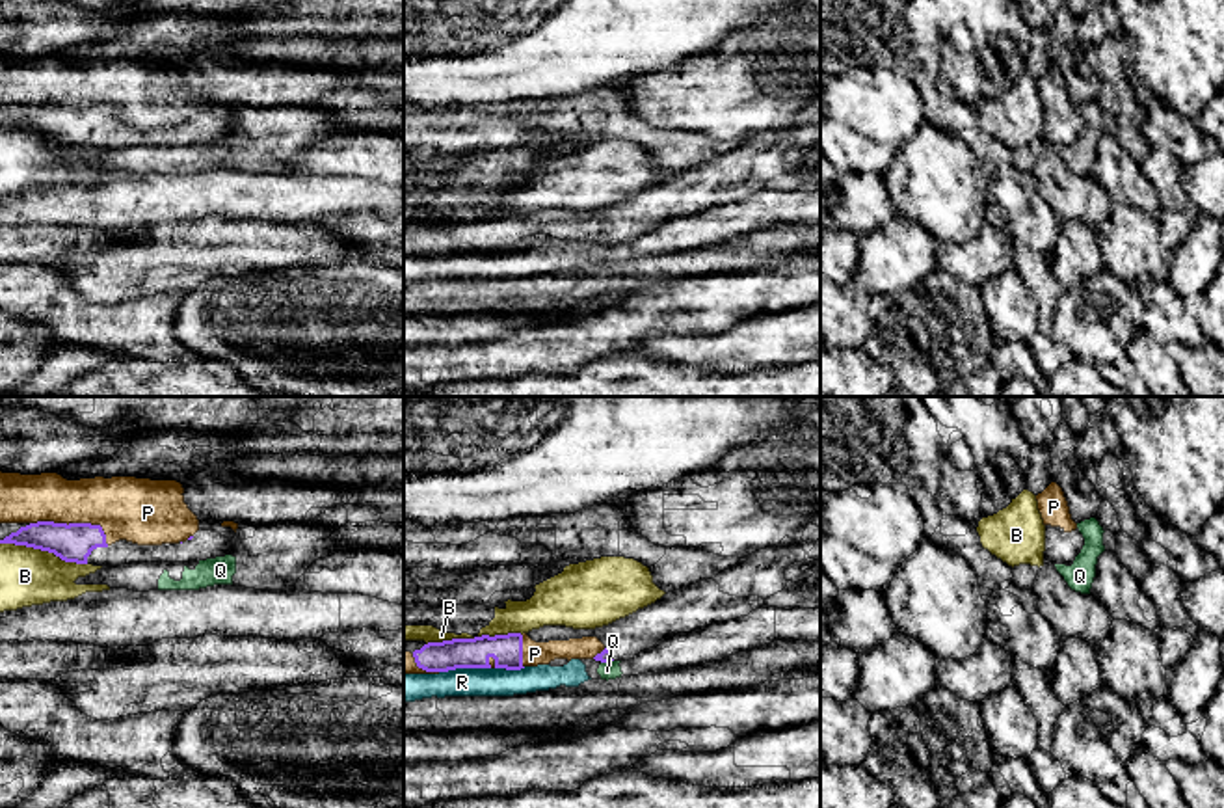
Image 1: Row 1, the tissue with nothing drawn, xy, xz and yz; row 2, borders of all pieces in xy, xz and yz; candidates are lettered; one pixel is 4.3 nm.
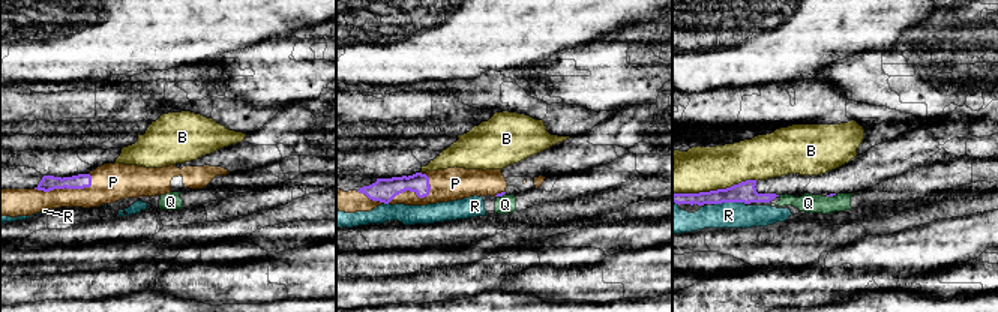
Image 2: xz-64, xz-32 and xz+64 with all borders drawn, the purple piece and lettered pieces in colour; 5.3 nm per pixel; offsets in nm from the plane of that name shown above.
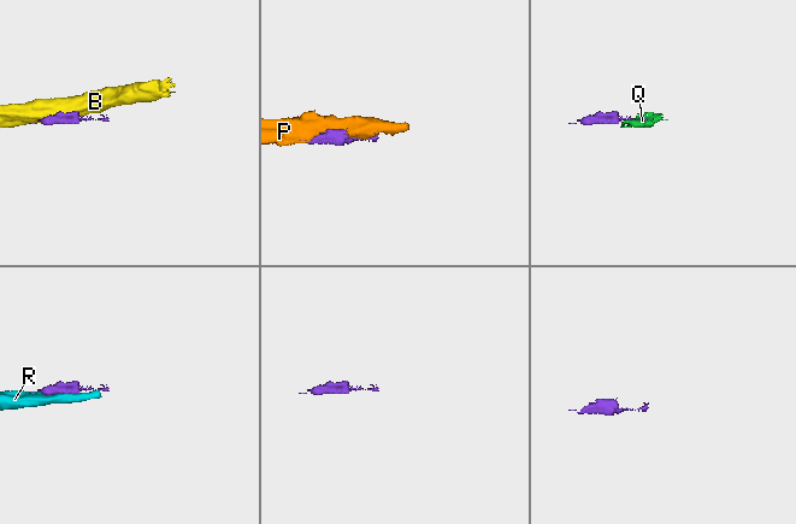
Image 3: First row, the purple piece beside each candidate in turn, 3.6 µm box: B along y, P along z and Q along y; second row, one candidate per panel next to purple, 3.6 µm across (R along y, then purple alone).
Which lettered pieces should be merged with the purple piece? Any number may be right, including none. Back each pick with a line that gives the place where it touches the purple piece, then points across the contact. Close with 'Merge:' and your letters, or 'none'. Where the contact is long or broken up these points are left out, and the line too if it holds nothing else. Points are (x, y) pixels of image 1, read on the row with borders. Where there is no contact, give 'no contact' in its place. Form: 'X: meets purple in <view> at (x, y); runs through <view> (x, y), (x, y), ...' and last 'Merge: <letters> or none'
P: meets purple in xy at (75, 524)
Merge: P

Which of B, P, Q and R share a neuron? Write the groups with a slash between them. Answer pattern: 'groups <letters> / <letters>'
groups B / P / Q R

